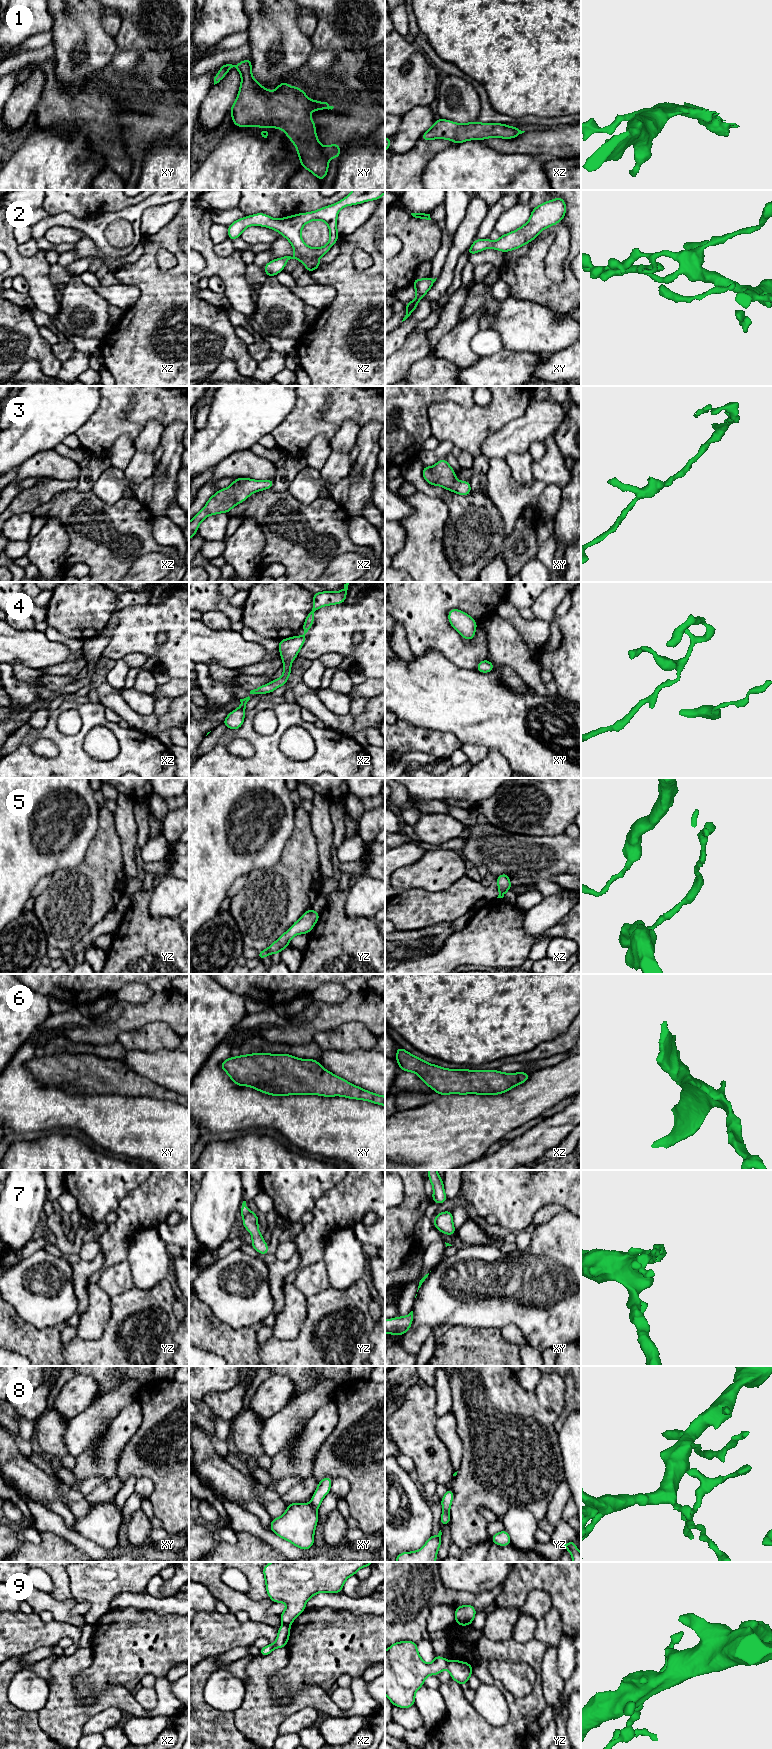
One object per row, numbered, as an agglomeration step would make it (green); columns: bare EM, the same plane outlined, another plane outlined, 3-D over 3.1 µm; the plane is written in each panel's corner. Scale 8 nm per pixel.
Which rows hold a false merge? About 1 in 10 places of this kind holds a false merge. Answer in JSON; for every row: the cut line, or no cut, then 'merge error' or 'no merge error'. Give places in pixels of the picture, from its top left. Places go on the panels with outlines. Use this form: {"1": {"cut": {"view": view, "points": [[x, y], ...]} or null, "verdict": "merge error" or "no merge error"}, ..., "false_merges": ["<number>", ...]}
{"1": {"cut": null, "verdict": "no merge error"}, "2": {"cut": null, "verdict": "no merge error"}, "3": {"cut": null, "verdict": "no merge error"}, "4": {"cut": null, "verdict": "no merge error"}, "5": {"cut": null, "verdict": "no merge error"}, "6": {"cut": null, "verdict": "no merge error"}, "7": {"cut": null, "verdict": "no merge error"}, "8": {"cut": null, "verdict": "no merge error"}, "9": {"cut": {"view": "yz", "points": [[448, 1661], [446, 1667]]}, "verdict": "merge error"}, "false_merges": ["9"]}

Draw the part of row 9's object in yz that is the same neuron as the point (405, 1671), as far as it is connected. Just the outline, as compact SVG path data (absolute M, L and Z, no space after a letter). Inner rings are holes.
M414 1641L396 1642L385 1651L385 1695L393 1706L408 1709L414 1706L415 1693L425 1678L438 1675L447 1665L448 1661L438 1655L432 1663L425 1663Z

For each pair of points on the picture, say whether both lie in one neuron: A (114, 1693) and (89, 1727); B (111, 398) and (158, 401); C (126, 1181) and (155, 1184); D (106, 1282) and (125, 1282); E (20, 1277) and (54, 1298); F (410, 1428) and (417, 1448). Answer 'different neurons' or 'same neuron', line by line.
A: different neurons
B: same neuron
C: different neurons
D: same neuron
E: same neuron
F: same neuron

